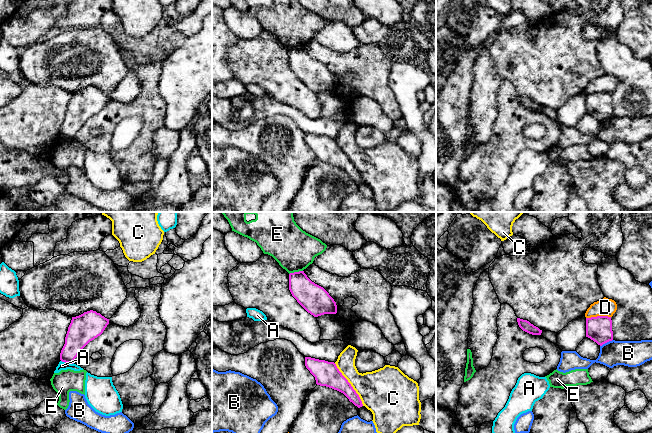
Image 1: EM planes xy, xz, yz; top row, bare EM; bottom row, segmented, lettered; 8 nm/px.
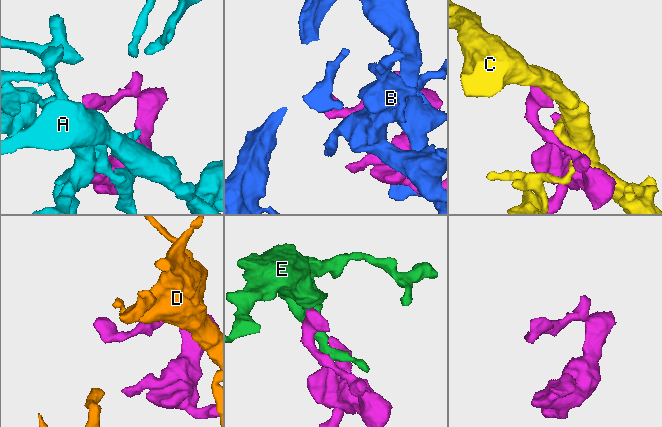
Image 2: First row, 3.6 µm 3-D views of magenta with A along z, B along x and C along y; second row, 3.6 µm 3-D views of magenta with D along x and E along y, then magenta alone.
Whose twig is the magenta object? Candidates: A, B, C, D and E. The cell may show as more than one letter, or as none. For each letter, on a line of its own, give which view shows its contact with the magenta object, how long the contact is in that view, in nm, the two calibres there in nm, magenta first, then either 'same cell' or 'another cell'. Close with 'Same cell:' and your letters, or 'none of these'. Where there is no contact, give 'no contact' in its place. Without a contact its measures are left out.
A: contact in xy; length 110 nm; calibres 200 and 60 nm; another cell
B: contact in yz; length 120 nm; calibres 200 and 200 nm; another cell
C: contact in xz; length 420 nm; calibres 190 and 340 nm; another cell
D: contact in yz; length 200 nm; calibres 200 and 140 nm; another cell
E: contact in xz; length 120 nm; calibres 220 and 340 nm; another cell
Same cell: none of these

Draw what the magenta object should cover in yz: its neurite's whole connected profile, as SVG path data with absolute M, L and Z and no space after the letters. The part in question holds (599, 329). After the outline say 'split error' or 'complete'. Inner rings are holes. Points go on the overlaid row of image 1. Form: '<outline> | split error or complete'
M608 316L586 318L586 337L598 345L613 340L612 320Z | complete

